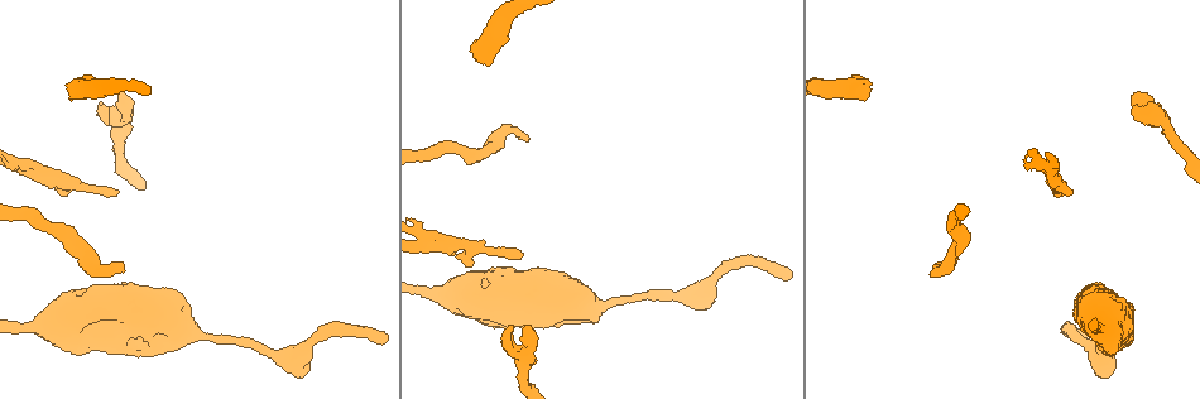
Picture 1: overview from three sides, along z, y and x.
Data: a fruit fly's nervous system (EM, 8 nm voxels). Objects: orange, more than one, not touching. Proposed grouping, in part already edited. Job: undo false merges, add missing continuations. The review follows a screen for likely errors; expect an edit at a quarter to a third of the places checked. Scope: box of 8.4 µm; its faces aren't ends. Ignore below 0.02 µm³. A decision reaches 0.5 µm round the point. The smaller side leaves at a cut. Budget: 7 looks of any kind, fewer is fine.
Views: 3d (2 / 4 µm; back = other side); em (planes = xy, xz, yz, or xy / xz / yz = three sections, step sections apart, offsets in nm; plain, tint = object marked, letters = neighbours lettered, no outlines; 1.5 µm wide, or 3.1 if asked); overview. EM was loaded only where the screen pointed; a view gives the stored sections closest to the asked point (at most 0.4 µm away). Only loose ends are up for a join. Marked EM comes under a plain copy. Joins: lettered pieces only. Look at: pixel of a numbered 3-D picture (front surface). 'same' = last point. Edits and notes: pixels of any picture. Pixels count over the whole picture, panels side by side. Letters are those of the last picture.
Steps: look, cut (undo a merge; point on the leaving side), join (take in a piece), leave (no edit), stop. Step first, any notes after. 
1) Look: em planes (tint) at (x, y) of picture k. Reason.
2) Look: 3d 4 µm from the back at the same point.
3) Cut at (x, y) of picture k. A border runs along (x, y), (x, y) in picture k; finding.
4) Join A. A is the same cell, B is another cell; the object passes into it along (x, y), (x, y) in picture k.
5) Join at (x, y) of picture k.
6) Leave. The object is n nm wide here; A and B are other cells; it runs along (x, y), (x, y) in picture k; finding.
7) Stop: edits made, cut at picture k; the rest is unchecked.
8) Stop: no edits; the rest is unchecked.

Look: 3d 4 µm at (1127, 342) of picture 1. Branch stops here.

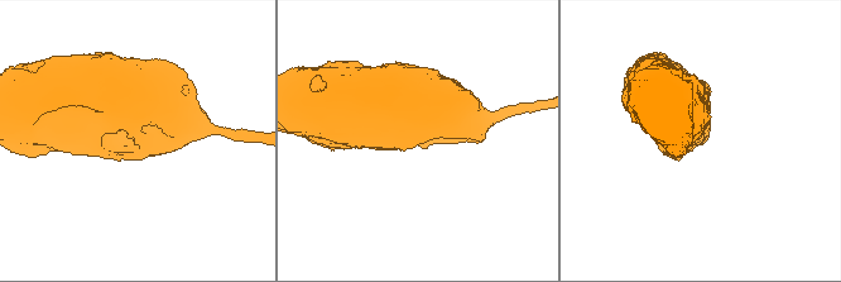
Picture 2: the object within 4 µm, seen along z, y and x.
Look: em xy step 4 (letters) at (434, 141) of picture 2.

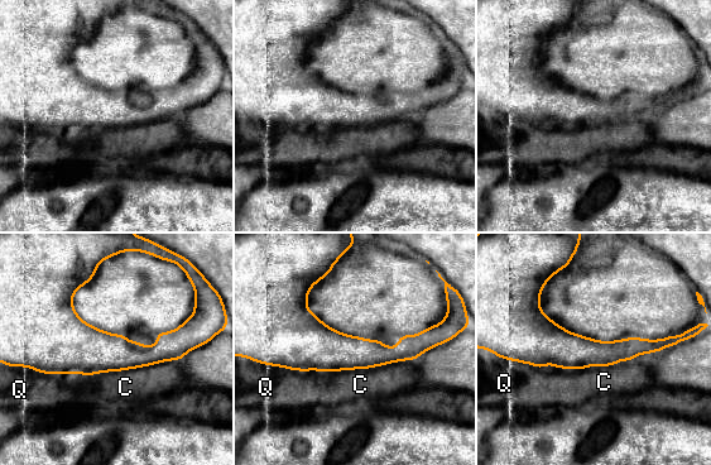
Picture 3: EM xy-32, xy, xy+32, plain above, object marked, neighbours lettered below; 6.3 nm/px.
Leave. C and Q are other cells; it runs along (187, 343), (158, 353), (37, 353) in picture 3; no lettered piece goes on from it.

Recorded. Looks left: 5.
Look: em planes (letters) at (117, 193) of picture 1. Thin end.

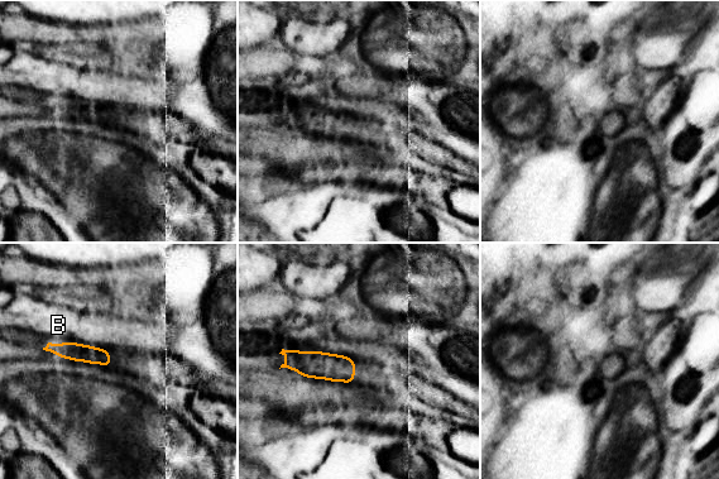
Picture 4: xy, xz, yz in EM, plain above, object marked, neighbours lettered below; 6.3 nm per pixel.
Leave. The longest contact is with B, 180 nm; B is another cell; no lettered piece goes on from it.

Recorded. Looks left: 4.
Look: em xz step 4 (tint) at (27, 172) of picture 1. Two arms in line, one across.

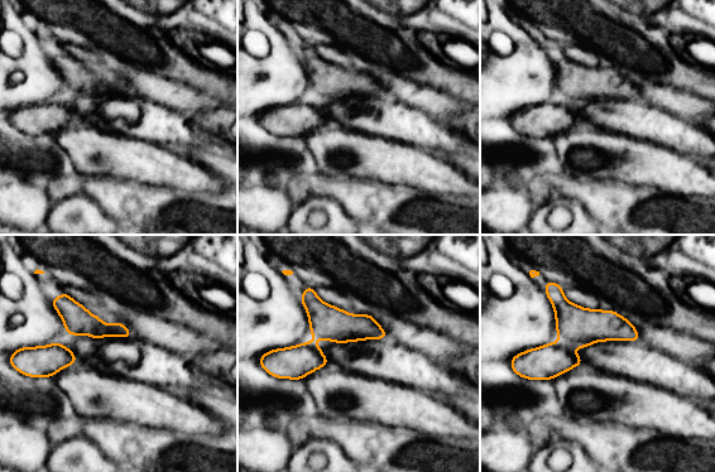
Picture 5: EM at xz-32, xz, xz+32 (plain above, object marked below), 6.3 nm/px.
Look: em planes (letters) at the same point. Another direction.

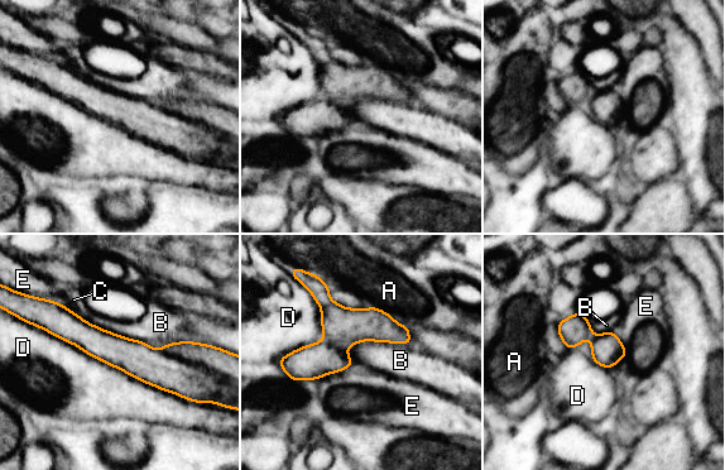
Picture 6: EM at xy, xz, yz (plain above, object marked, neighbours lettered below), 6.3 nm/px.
Cut at (221, 363) of picture 6. A, B, C, D and E are other cells; a border runs along (163, 348), (206, 369) in picture 6; two neurons meet here.

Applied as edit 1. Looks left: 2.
Stop: edits made, cut at picture 6; the rest is unchecked.

